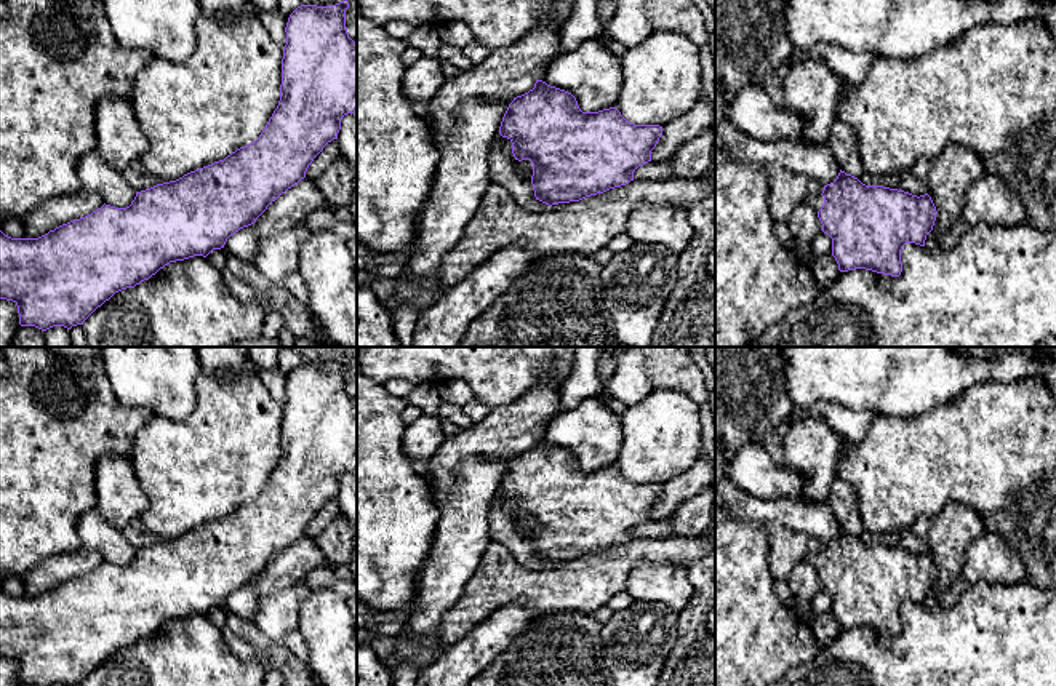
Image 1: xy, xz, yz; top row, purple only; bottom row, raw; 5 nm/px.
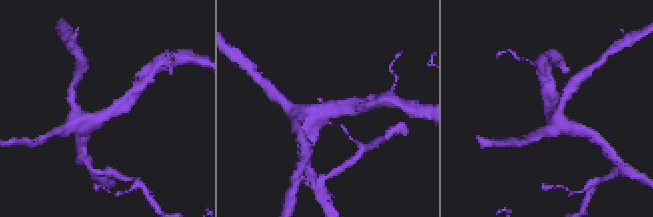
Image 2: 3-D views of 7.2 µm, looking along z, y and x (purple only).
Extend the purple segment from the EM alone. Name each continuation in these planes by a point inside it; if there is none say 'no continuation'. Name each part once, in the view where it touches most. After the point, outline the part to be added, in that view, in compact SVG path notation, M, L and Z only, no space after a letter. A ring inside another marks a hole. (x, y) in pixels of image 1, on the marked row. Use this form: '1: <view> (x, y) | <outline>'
1: yz (816, 202) | M822 195L808 197L803 203L810 205L818 213L824 205L824 197Z

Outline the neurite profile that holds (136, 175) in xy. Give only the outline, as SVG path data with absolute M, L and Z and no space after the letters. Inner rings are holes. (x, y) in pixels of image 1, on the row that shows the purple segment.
M134 163L123 171L123 177L130 182L130 185L136 190L146 190L158 184L158 177L147 171L142 165Z

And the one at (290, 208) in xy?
M304 177L272 201L250 227L264 240L290 227L299 225L309 213L325 208L326 203L317 182Z

